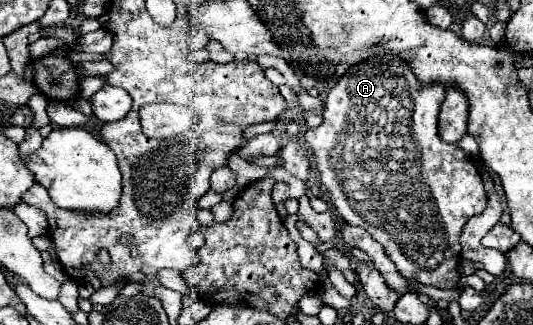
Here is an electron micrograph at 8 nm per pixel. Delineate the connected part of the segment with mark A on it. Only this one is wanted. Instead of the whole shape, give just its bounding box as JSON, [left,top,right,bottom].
[305,58,487,288]

